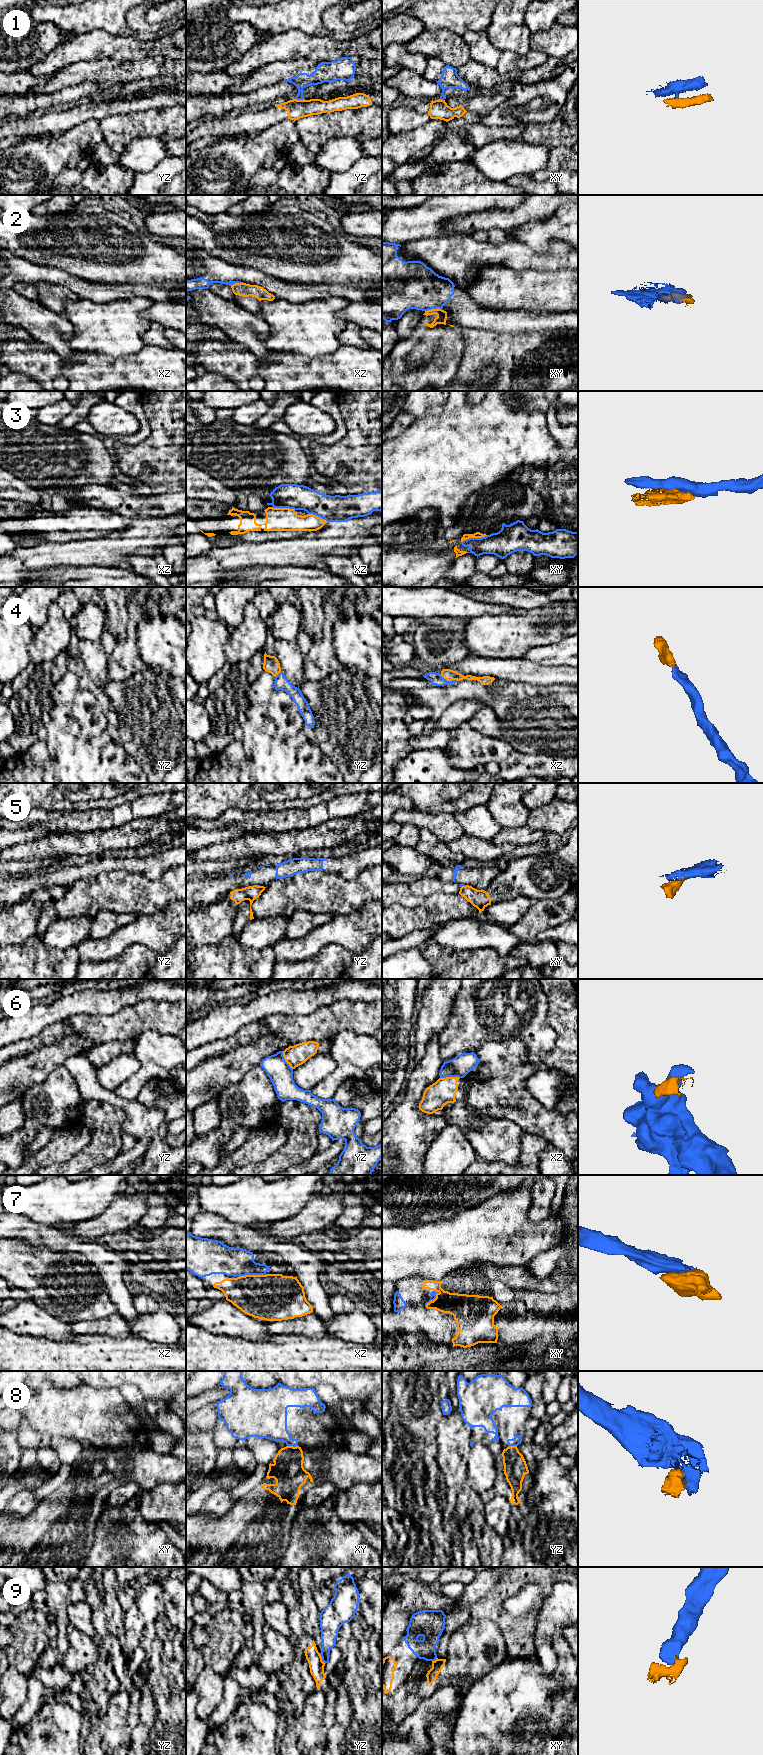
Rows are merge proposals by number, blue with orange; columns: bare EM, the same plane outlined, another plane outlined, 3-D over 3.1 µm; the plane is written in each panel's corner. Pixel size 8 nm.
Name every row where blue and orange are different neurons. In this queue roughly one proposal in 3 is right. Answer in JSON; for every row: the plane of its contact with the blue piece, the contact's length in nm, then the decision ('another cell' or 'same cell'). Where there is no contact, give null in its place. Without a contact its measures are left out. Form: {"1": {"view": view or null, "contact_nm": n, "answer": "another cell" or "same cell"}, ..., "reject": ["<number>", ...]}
{"1": {"view": "yz", "contact_nm": 60, "answer": "another cell"}, "2": {"view": "xy", "contact_nm": 140, "answer": "another cell"}, "3": {"view": "xy", "contact_nm": 220, "answer": "another cell"}, "4": {"view": "xz", "contact_nm": 150, "answer": "same cell"}, "5": {"view": "xy", "contact_nm": 50, "answer": "another cell"}, "6": {"view": "xz", "contact_nm": 160, "answer": "another cell"}, "7": {"view": "xz", "contact_nm": 240, "answer": "same cell"}, "8": {"view": "xy", "contact_nm": 90, "answer": "another cell"}, "9": {"view": "yz", "contact_nm": 100, "answer": "same cell"}, "reject": ["1", "2", "3", "5", "6", "8"]}

